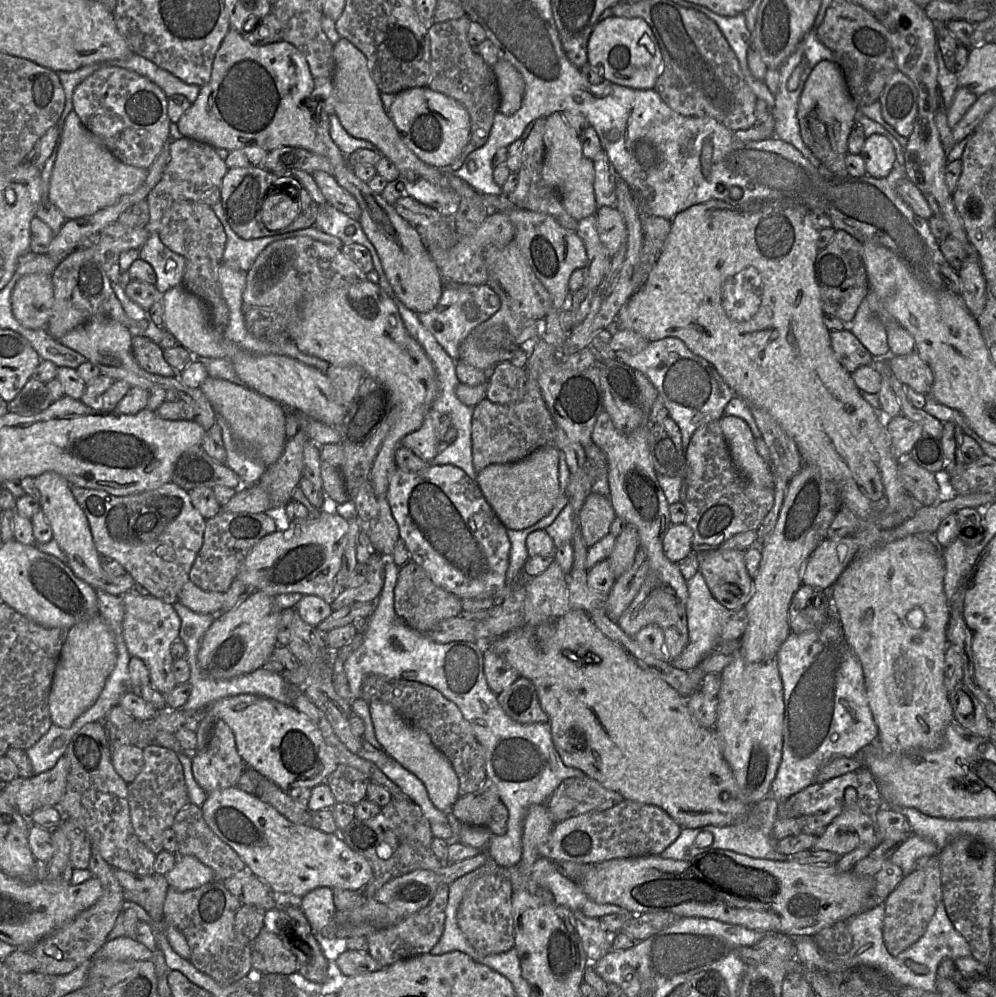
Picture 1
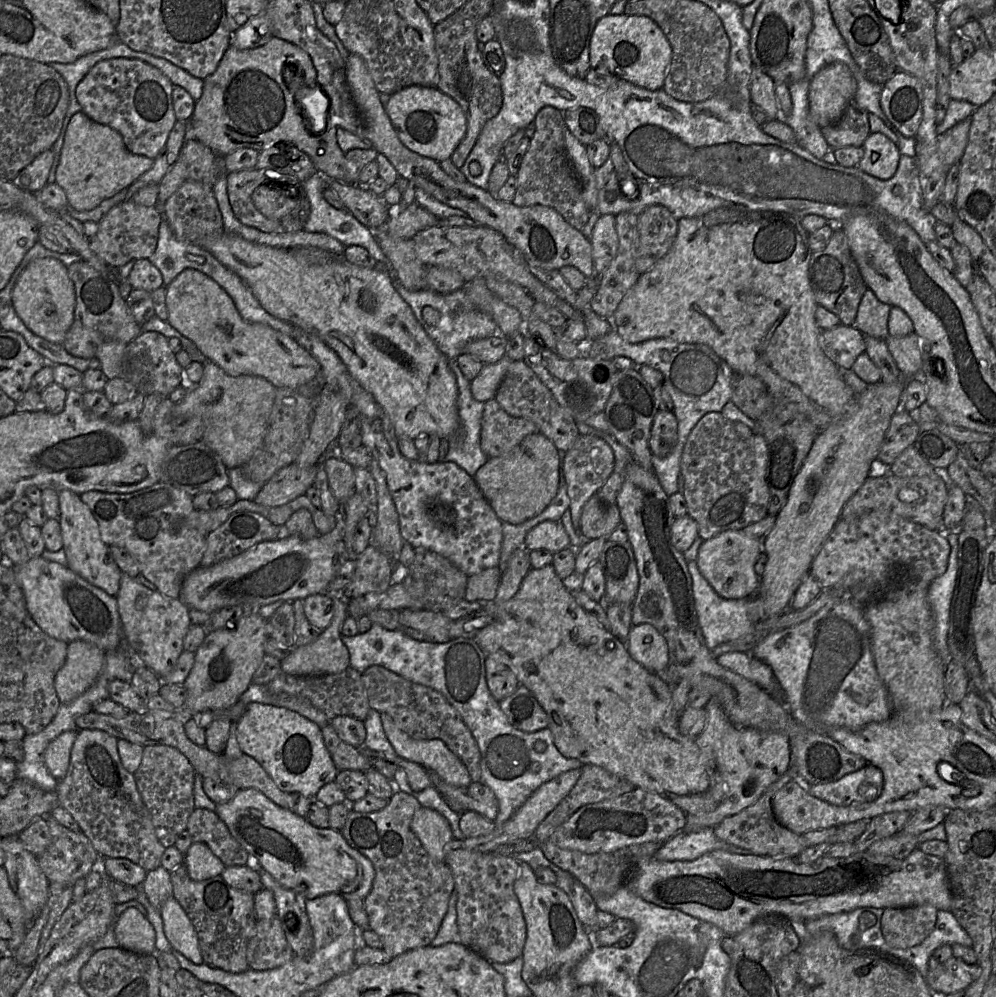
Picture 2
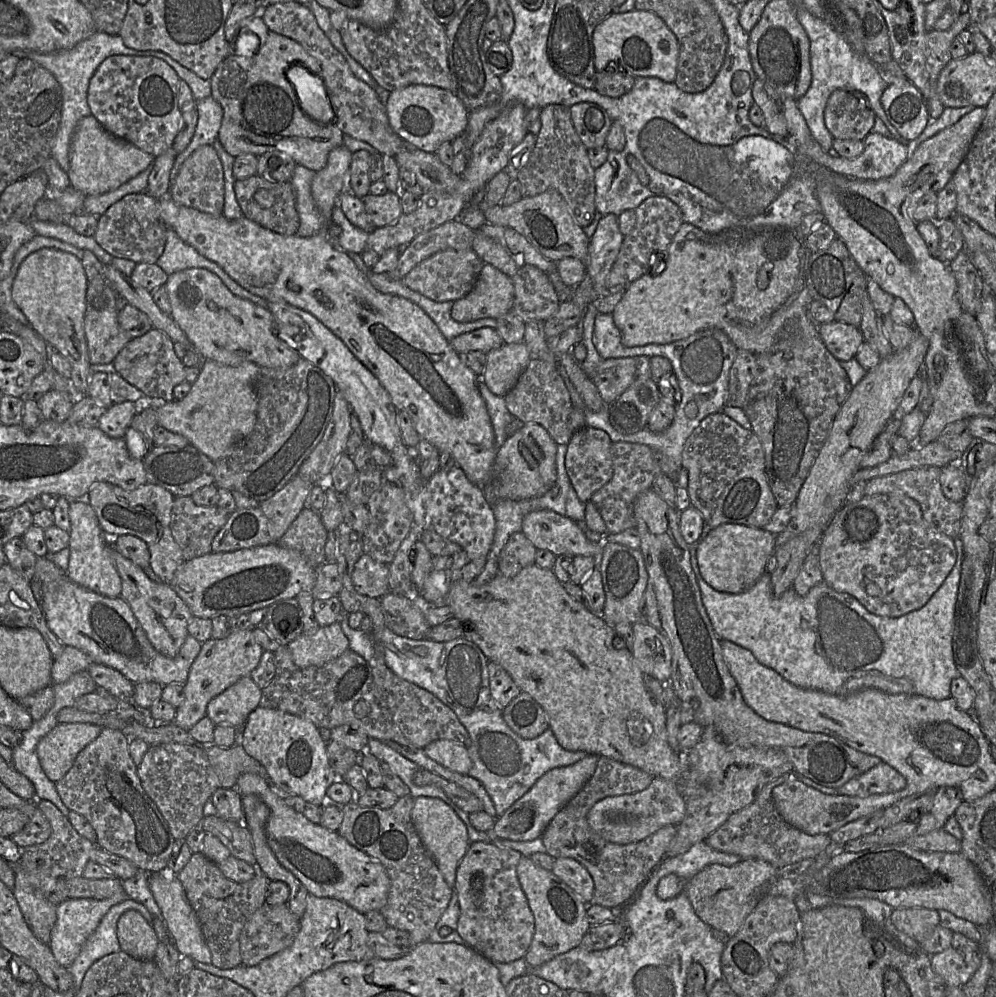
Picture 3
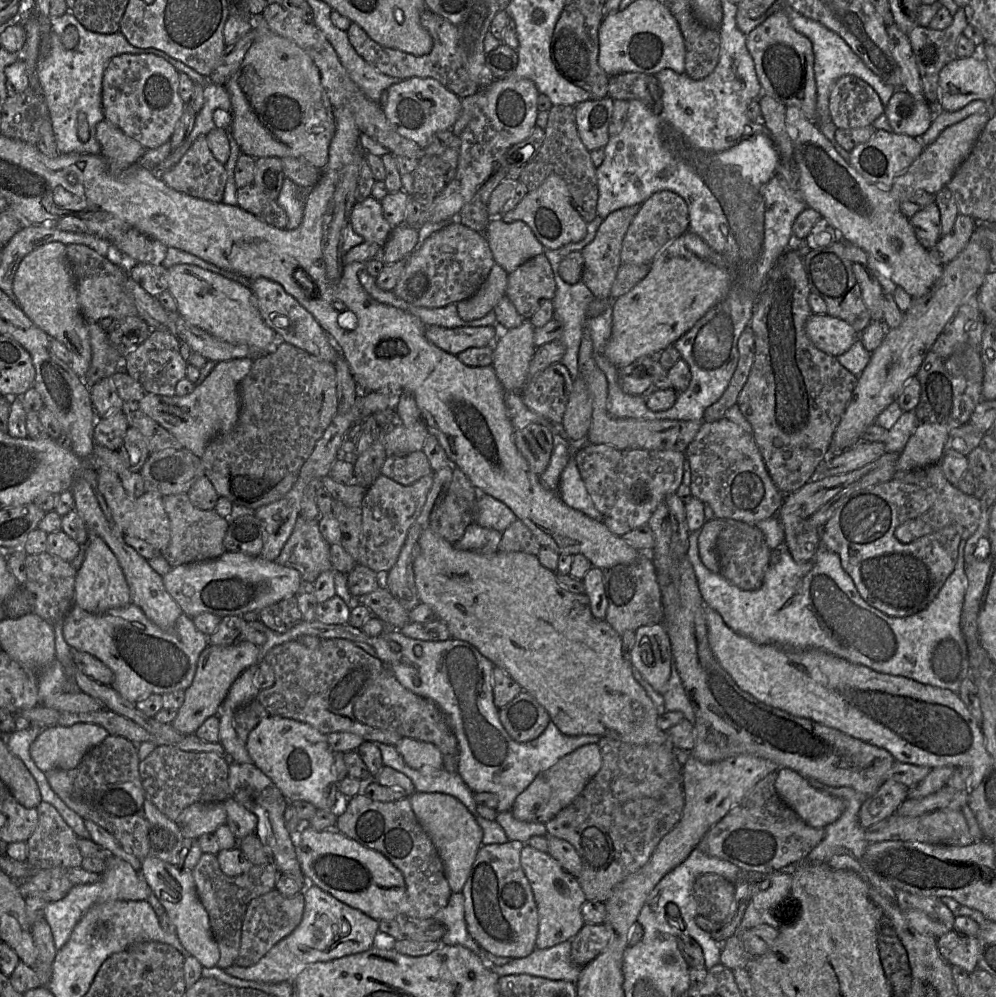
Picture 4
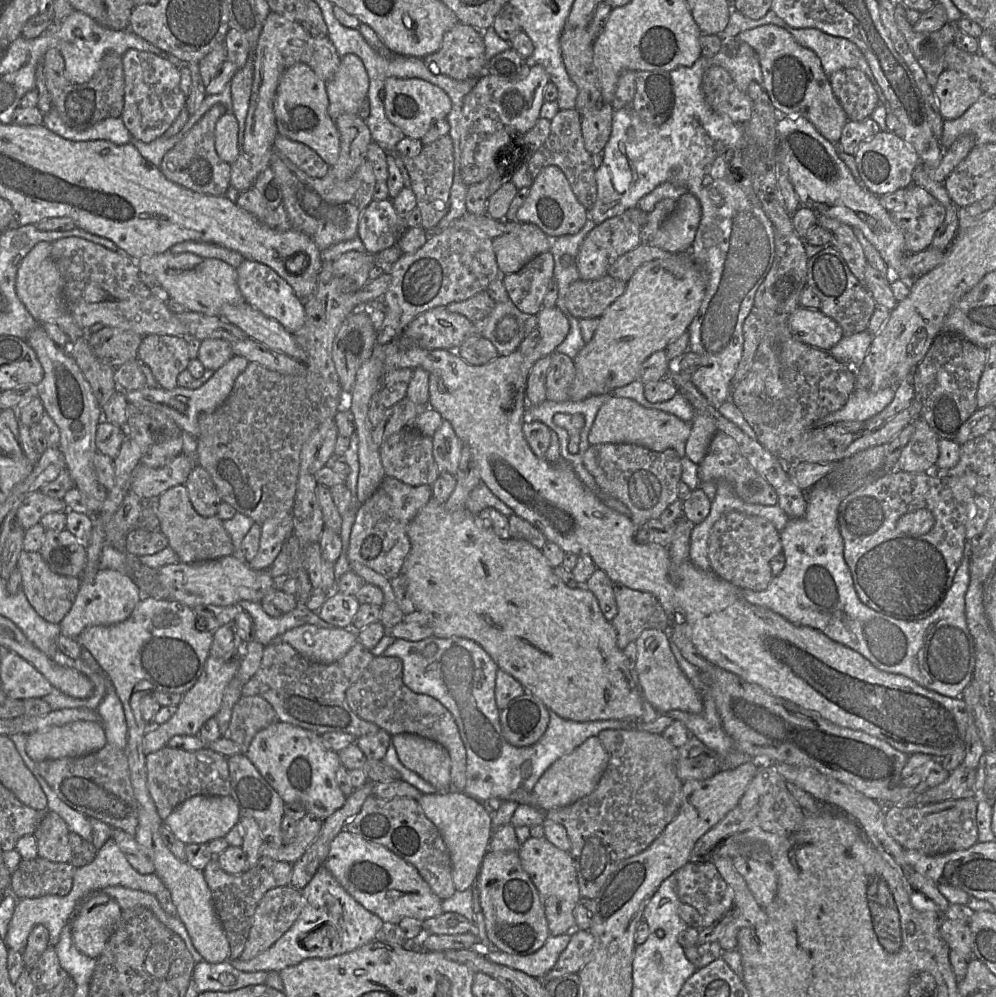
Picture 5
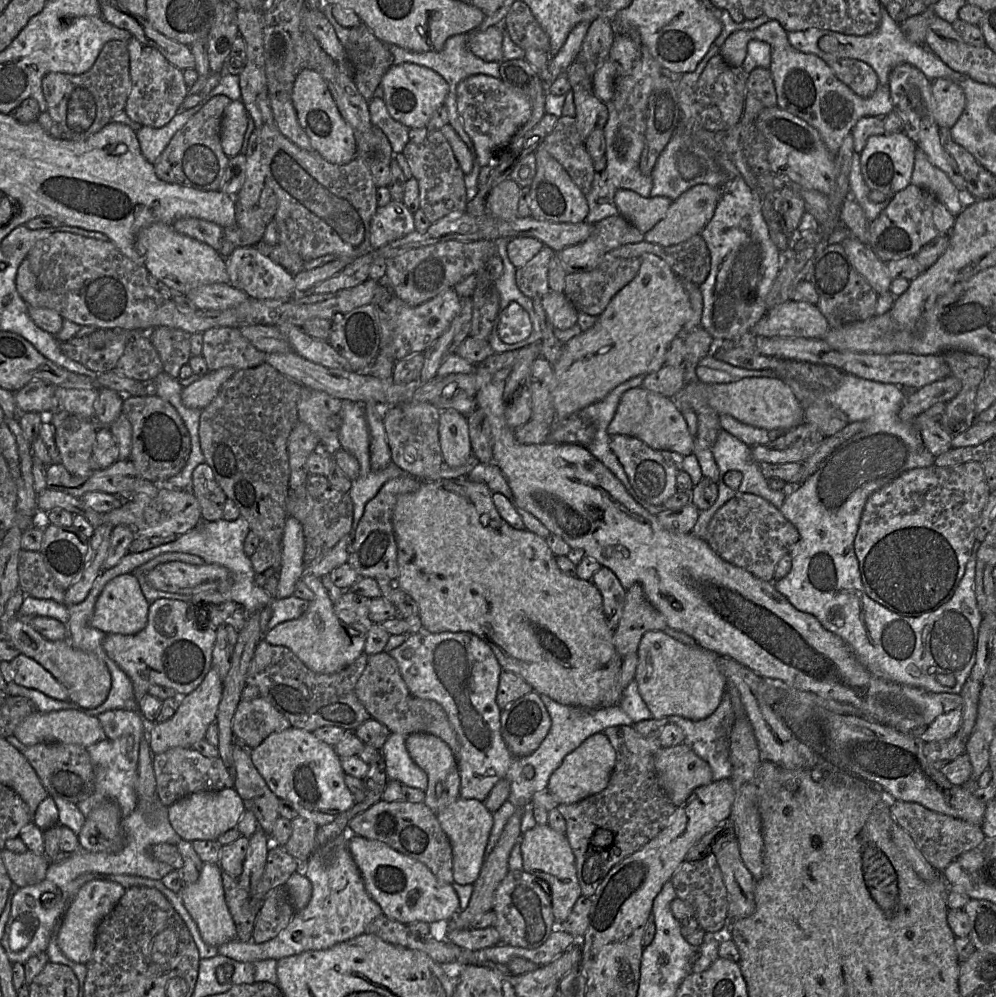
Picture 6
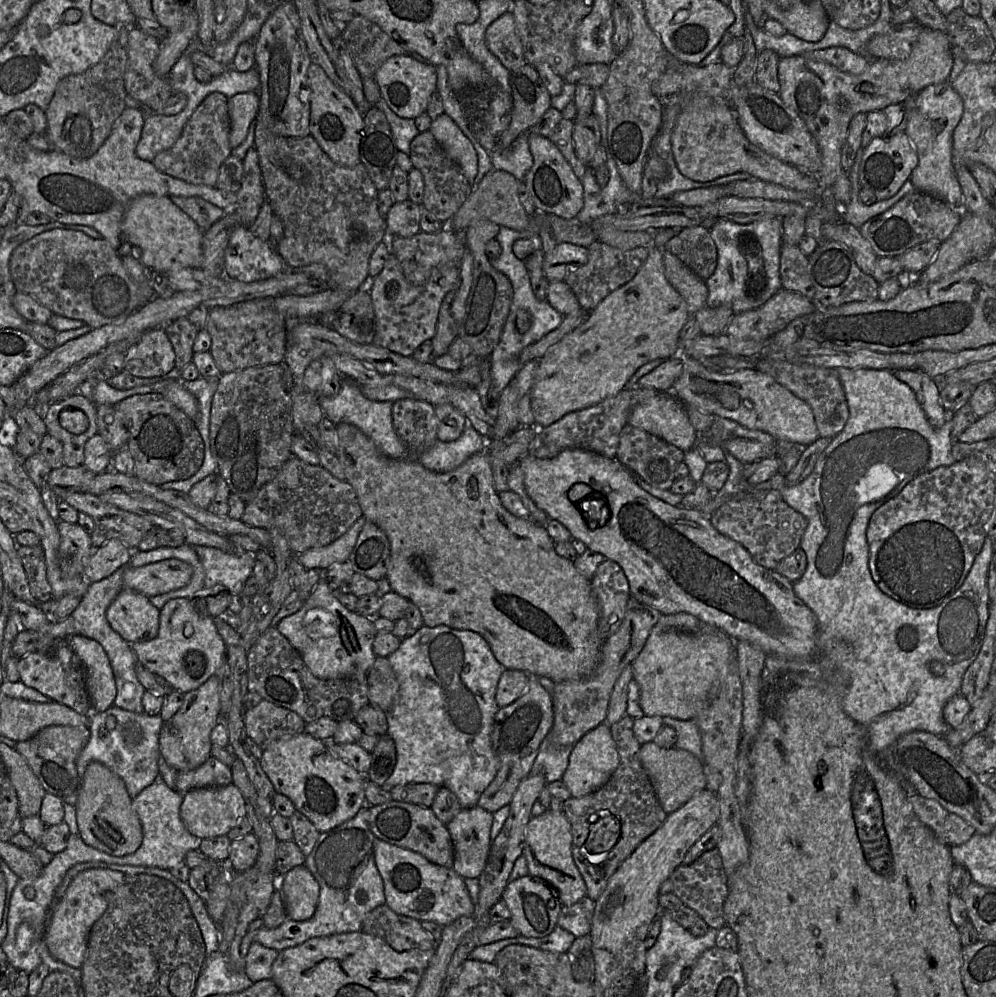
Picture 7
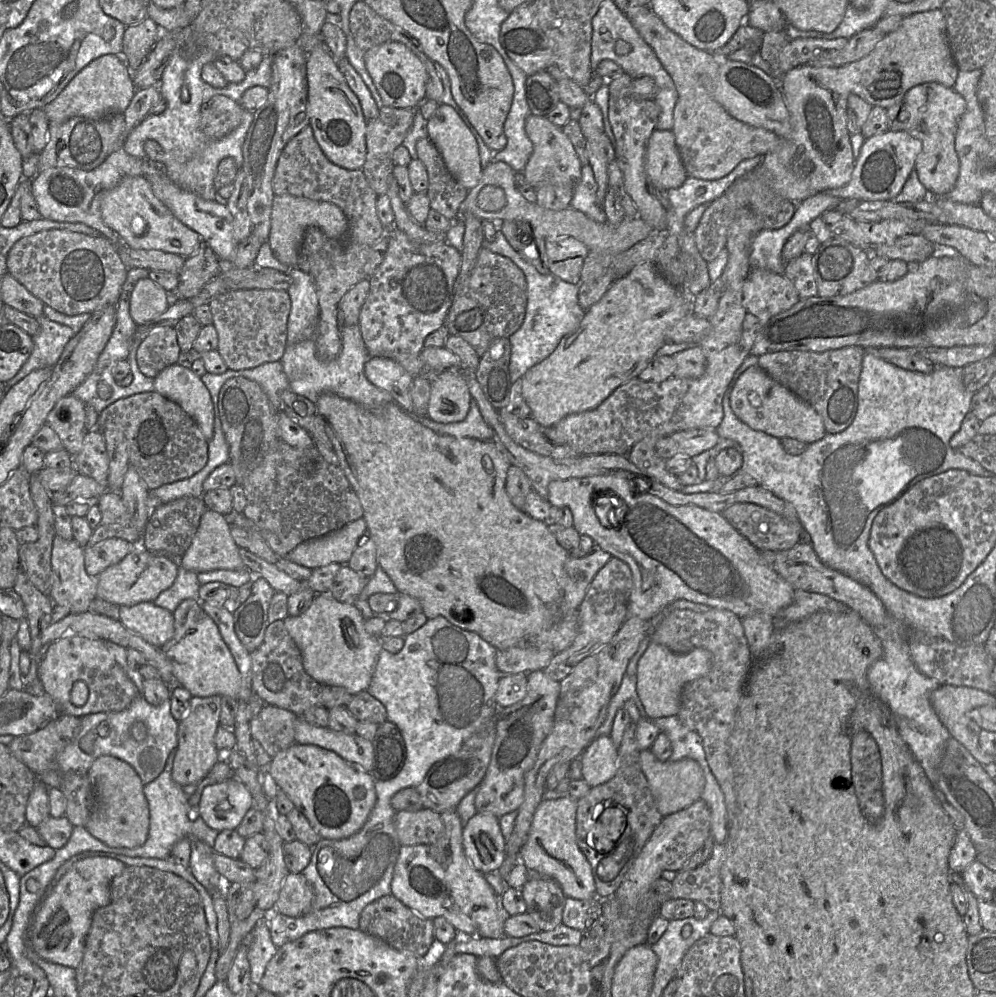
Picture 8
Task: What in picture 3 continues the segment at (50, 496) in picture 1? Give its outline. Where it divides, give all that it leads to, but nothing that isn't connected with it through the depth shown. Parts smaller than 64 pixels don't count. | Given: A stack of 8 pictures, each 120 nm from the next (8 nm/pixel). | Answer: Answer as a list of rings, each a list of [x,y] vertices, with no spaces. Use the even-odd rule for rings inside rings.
[[[86,499],[71,500],[69,505],[69,565],[66,571],[74,583],[109,598],[120,597],[122,583],[111,557],[111,539],[103,532],[96,513]]]

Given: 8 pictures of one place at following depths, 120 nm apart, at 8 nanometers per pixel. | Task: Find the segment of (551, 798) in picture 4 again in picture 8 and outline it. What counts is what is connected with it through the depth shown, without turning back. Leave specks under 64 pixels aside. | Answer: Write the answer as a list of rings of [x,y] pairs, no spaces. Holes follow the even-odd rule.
[[[608,735],[595,737],[580,755],[582,779],[593,788],[611,780],[619,768],[619,755]]]

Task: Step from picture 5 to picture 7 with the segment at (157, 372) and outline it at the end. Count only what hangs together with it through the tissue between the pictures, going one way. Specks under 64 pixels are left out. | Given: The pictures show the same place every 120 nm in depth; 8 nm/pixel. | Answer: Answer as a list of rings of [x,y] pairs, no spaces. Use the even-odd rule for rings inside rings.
[[[181,317],[164,326],[164,330],[175,352],[174,372],[181,373],[183,368],[192,361],[193,344],[199,329],[188,320]]]

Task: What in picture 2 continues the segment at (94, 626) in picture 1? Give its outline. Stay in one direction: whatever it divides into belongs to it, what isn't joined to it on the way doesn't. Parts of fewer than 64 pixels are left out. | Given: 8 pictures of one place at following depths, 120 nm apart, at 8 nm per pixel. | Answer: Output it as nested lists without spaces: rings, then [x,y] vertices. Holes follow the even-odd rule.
[[[85,641],[67,644],[66,659],[54,678],[54,687],[61,704],[83,694],[96,681],[103,669],[105,652]]]

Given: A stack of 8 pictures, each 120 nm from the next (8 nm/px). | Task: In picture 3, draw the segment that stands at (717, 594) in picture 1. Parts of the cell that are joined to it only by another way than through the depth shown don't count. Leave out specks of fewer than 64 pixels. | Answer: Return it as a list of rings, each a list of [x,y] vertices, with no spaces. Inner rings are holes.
[[[722,524],[709,531],[699,542],[696,559],[702,578],[719,592],[738,594],[748,590],[766,571],[775,551],[776,535],[763,528],[742,524]]]

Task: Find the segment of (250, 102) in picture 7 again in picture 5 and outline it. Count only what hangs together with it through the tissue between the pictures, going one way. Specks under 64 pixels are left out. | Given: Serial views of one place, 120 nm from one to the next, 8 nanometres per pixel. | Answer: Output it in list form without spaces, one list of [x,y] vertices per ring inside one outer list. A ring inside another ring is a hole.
[[[232,112],[222,115],[215,126],[215,150],[219,158],[230,165],[239,155],[238,131],[238,122]]]

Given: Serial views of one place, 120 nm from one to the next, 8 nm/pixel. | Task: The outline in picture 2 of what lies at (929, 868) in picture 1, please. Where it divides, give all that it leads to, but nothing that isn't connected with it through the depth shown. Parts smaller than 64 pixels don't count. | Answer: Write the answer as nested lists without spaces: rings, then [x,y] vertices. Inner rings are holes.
[[[929,904],[884,908],[881,932],[888,946],[907,949],[922,943],[933,931],[937,909]]]

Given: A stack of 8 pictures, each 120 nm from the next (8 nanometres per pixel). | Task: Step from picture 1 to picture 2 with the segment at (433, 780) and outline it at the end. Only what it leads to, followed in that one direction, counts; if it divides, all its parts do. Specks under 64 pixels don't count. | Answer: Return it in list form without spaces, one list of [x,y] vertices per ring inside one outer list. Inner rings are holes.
[[[380,714],[380,718],[385,735],[399,757],[433,770],[452,786],[467,787],[471,783],[465,765],[442,740],[411,738],[396,726],[390,716]]]

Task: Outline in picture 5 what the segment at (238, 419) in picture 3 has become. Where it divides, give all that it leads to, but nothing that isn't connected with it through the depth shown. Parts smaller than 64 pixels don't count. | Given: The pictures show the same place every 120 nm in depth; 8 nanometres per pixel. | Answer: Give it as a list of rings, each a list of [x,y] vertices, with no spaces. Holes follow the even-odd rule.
[[[233,356],[220,368],[213,372],[213,375],[199,388],[190,389],[175,387],[172,390],[165,390],[161,387],[150,388],[144,386],[138,390],[124,392],[128,403],[140,408],[154,408],[171,418],[182,431],[198,438],[199,416],[205,412],[212,412],[222,405],[230,395],[237,377],[246,369],[248,361],[244,357]]]

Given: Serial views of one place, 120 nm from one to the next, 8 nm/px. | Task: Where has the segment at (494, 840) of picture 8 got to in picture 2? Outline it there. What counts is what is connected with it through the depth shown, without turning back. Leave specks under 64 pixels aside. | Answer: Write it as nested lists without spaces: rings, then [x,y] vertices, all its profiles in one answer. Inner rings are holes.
[[[422,806],[412,817],[411,829],[433,859],[439,862],[445,861],[444,847],[454,837],[443,815]]]

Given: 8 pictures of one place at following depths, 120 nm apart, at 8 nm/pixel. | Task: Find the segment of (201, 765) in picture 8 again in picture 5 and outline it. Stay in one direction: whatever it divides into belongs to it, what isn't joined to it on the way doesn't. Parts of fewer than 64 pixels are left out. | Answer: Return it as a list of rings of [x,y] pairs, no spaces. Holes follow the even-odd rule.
[[[209,656],[198,680],[182,695],[177,710],[171,718],[161,725],[149,727],[146,731],[143,740],[144,754],[150,754],[167,746],[168,741],[176,735],[198,735],[201,726],[218,712],[224,690],[236,675],[238,668],[239,656],[227,661]]]

